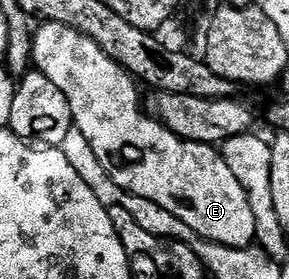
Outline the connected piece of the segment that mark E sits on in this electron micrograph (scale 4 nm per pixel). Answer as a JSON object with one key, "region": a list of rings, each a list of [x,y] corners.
{"region":[[[46,21],[39,28],[32,38],[31,64],[39,73],[46,75],[46,79],[50,79],[50,83],[54,83],[54,87],[58,87],[62,95],[66,95],[73,126],[82,131],[82,135],[86,135],[86,143],[90,143],[94,155],[98,155],[98,163],[102,163],[110,179],[114,179],[114,183],[118,183],[118,187],[126,192],[142,199],[150,199],[150,203],[158,203],[162,211],[170,211],[170,215],[174,215],[205,241],[230,248],[245,249],[251,246],[256,240],[256,233],[250,199],[234,171],[227,166],[223,152],[210,145],[182,139],[166,128],[151,112],[143,113],[140,110],[141,86],[137,79],[110,55],[106,55],[106,51],[102,51],[102,47],[94,43],[94,39],[62,23]]]}

